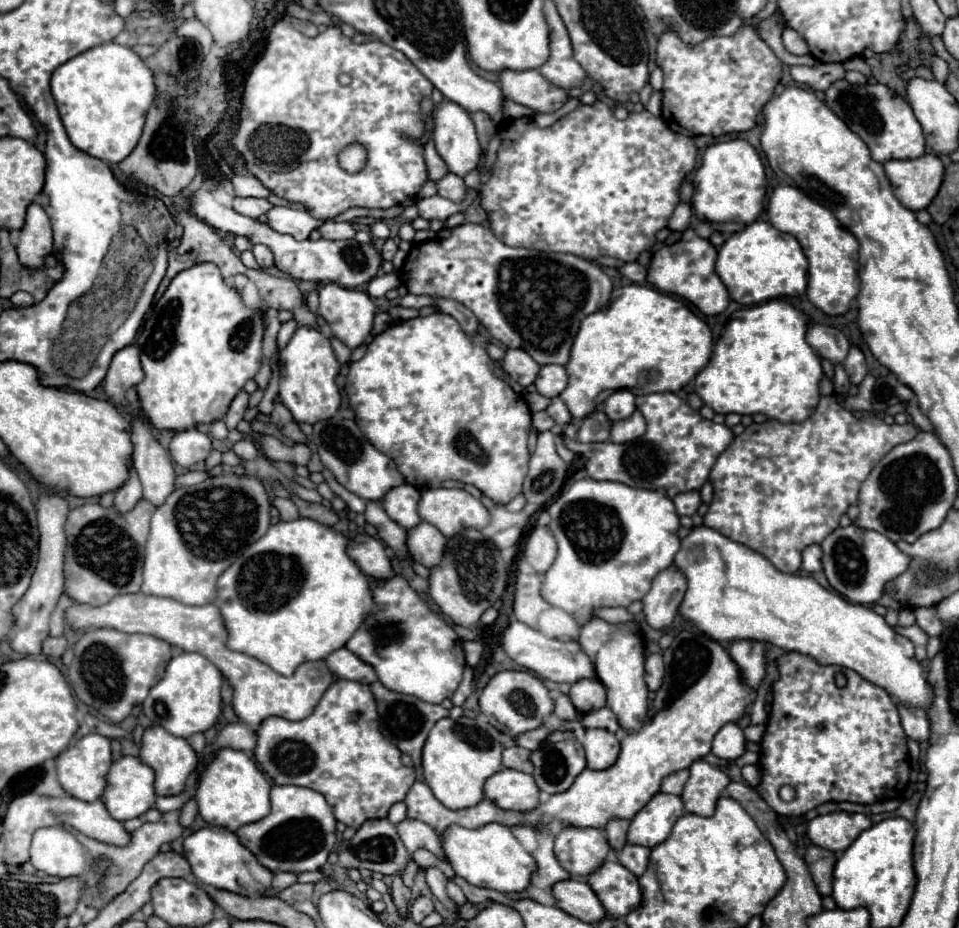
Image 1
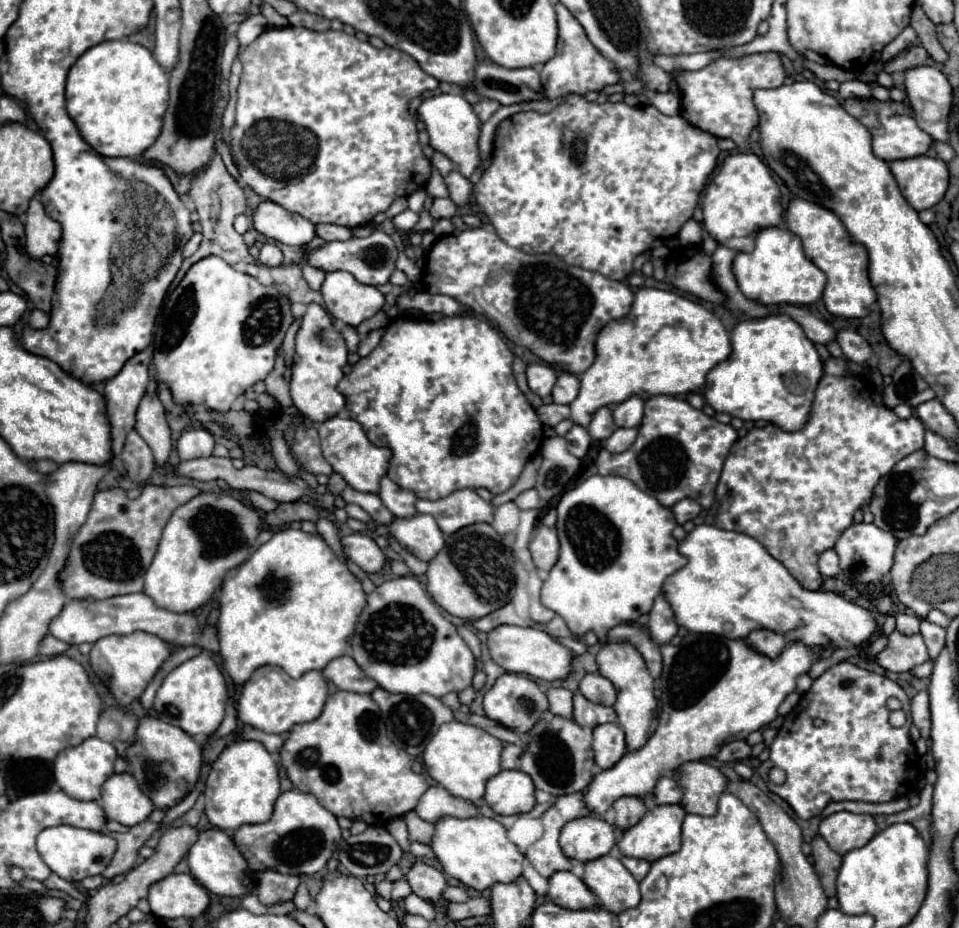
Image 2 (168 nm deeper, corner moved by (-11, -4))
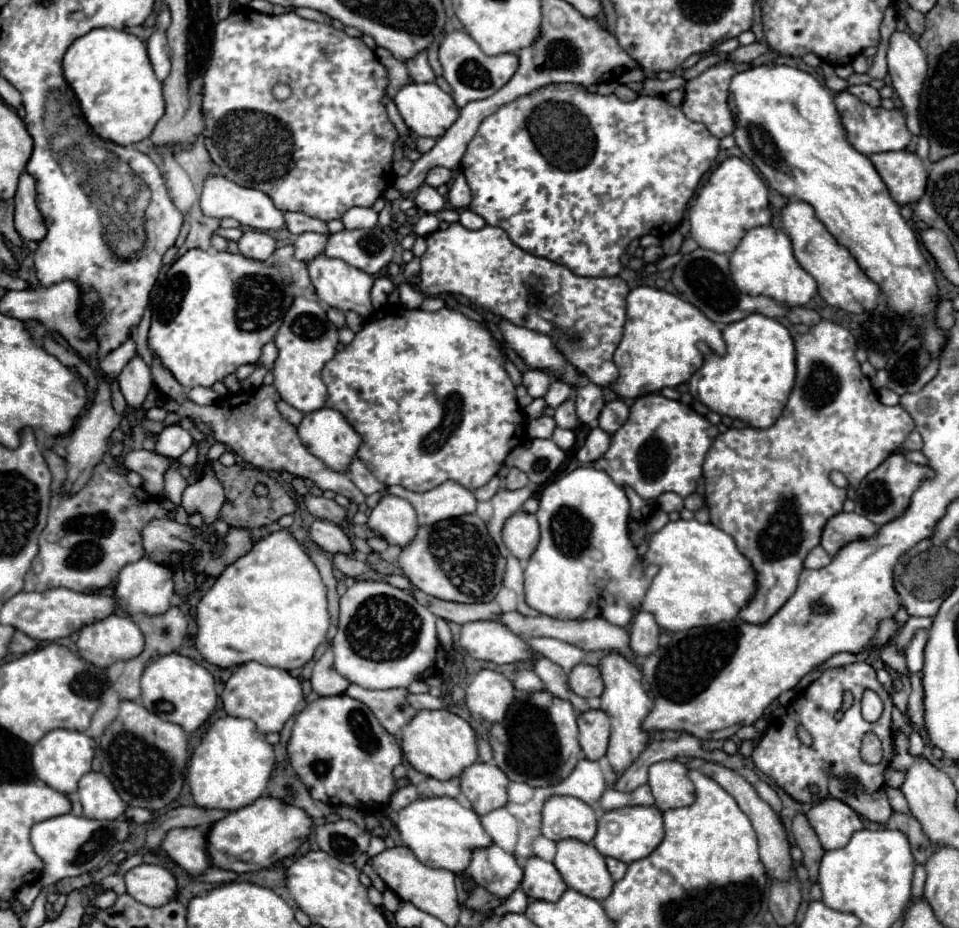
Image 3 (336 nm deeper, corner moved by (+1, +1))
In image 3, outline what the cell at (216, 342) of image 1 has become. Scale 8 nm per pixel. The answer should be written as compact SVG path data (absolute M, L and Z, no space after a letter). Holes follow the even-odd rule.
M190 249L168 269L166 281L162 281L154 301L150 303L152 327L148 333L148 347L184 389L210 389L216 381L236 373L240 365L258 363L262 347L274 339L278 327L282 325L284 313L294 301L294 295L296 289L286 285L286 279L278 267L228 251L212 255L212 251Z

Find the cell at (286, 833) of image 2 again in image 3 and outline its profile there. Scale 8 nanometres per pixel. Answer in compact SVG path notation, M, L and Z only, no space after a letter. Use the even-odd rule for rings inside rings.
M264 795L252 805L228 813L224 819L216 821L208 833L208 851L214 865L222 869L232 869L236 873L252 871L254 865L266 869L276 861L292 857L308 839L312 827L312 817L308 817L304 809L284 805L284 801L276 801L276 797Z

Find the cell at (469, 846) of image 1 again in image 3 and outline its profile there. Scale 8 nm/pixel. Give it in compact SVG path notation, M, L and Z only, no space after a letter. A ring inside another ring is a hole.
M452 797L416 799L398 811L396 827L406 847L410 847L424 865L448 869L456 875L462 875L468 869L468 861L472 861L472 849L484 849L484 845L492 845L492 839L480 825L478 813Z

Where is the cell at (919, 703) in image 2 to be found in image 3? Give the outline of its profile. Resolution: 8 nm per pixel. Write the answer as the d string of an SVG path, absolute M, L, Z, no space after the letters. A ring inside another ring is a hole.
M914 673L912 679L912 691L908 697L908 717L912 725L924 723L924 689L922 689L922 675Z

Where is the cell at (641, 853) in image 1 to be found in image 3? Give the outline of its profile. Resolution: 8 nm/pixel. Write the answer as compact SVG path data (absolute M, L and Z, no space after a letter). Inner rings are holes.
M612 857L606 859L606 865L608 865L608 871L610 871L610 875L612 875L614 881L620 881L620 877L624 877L624 873L626 873L626 869L628 869L626 863L622 863L622 861L618 861L618 859L612 859Z

